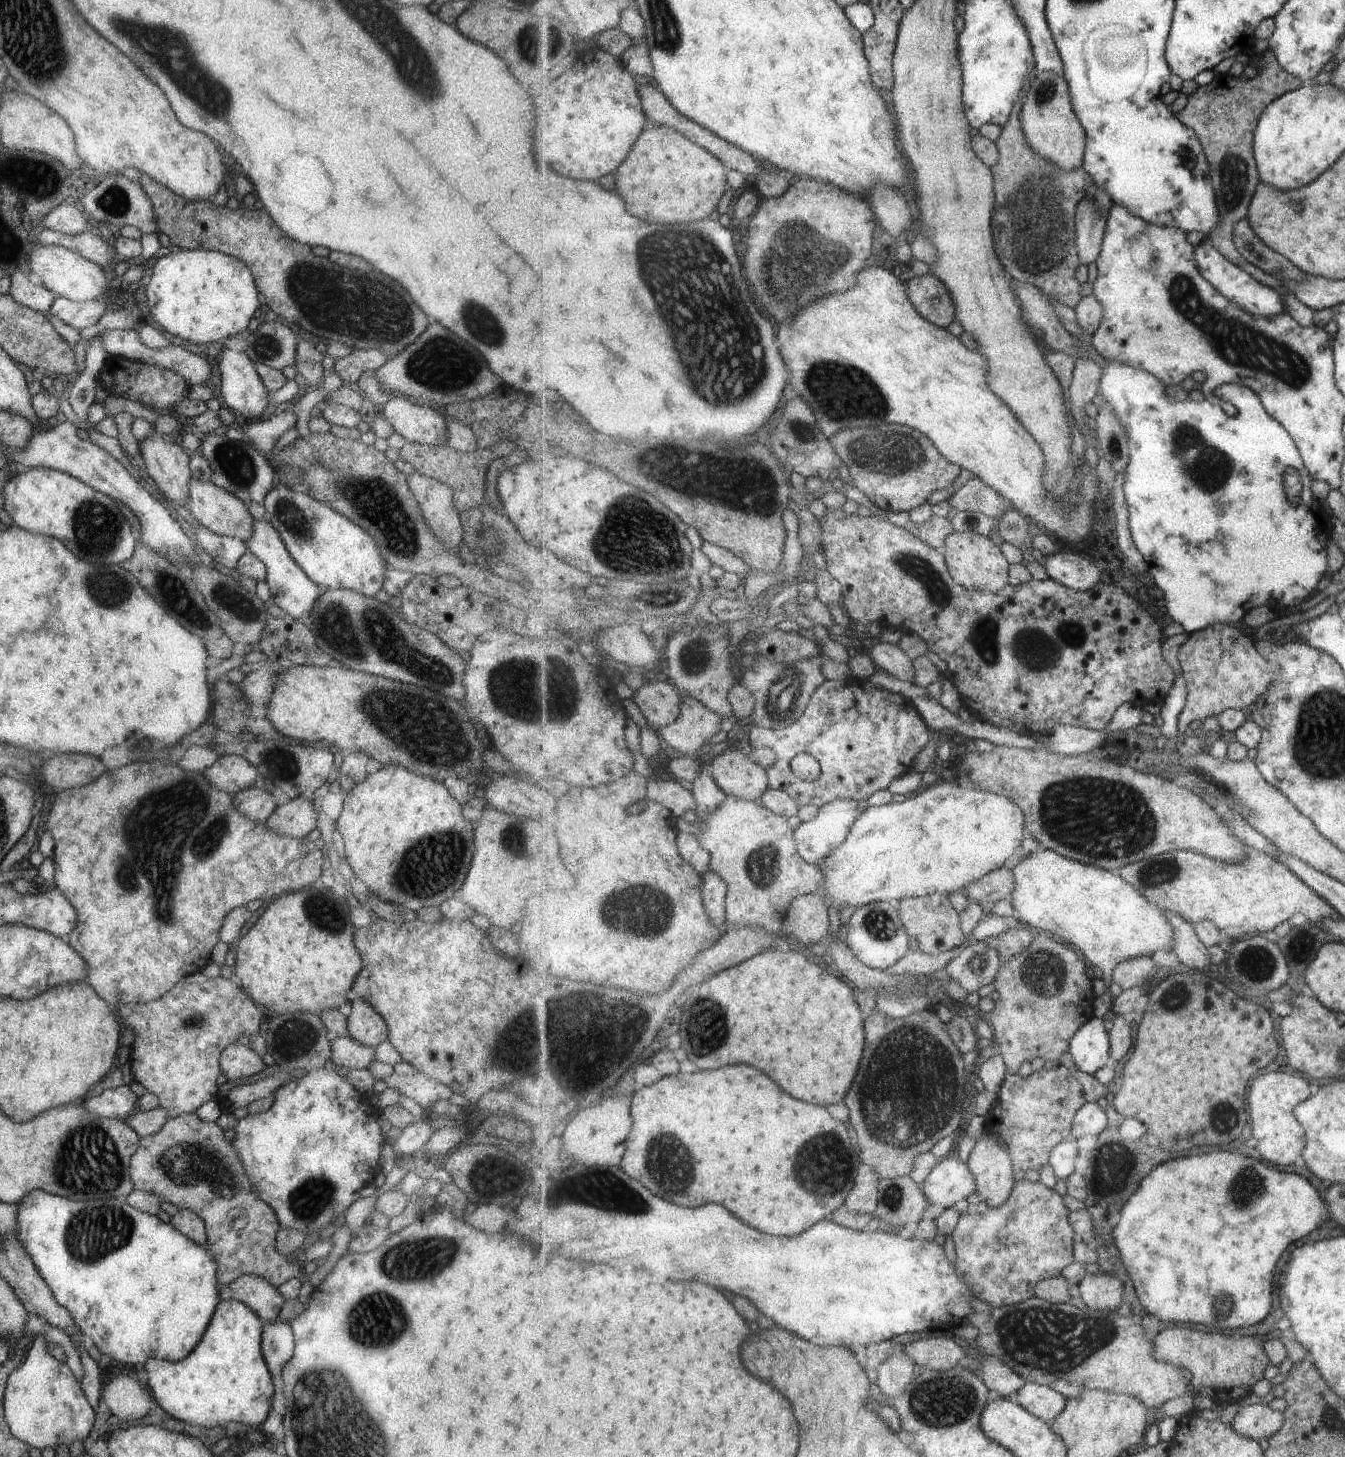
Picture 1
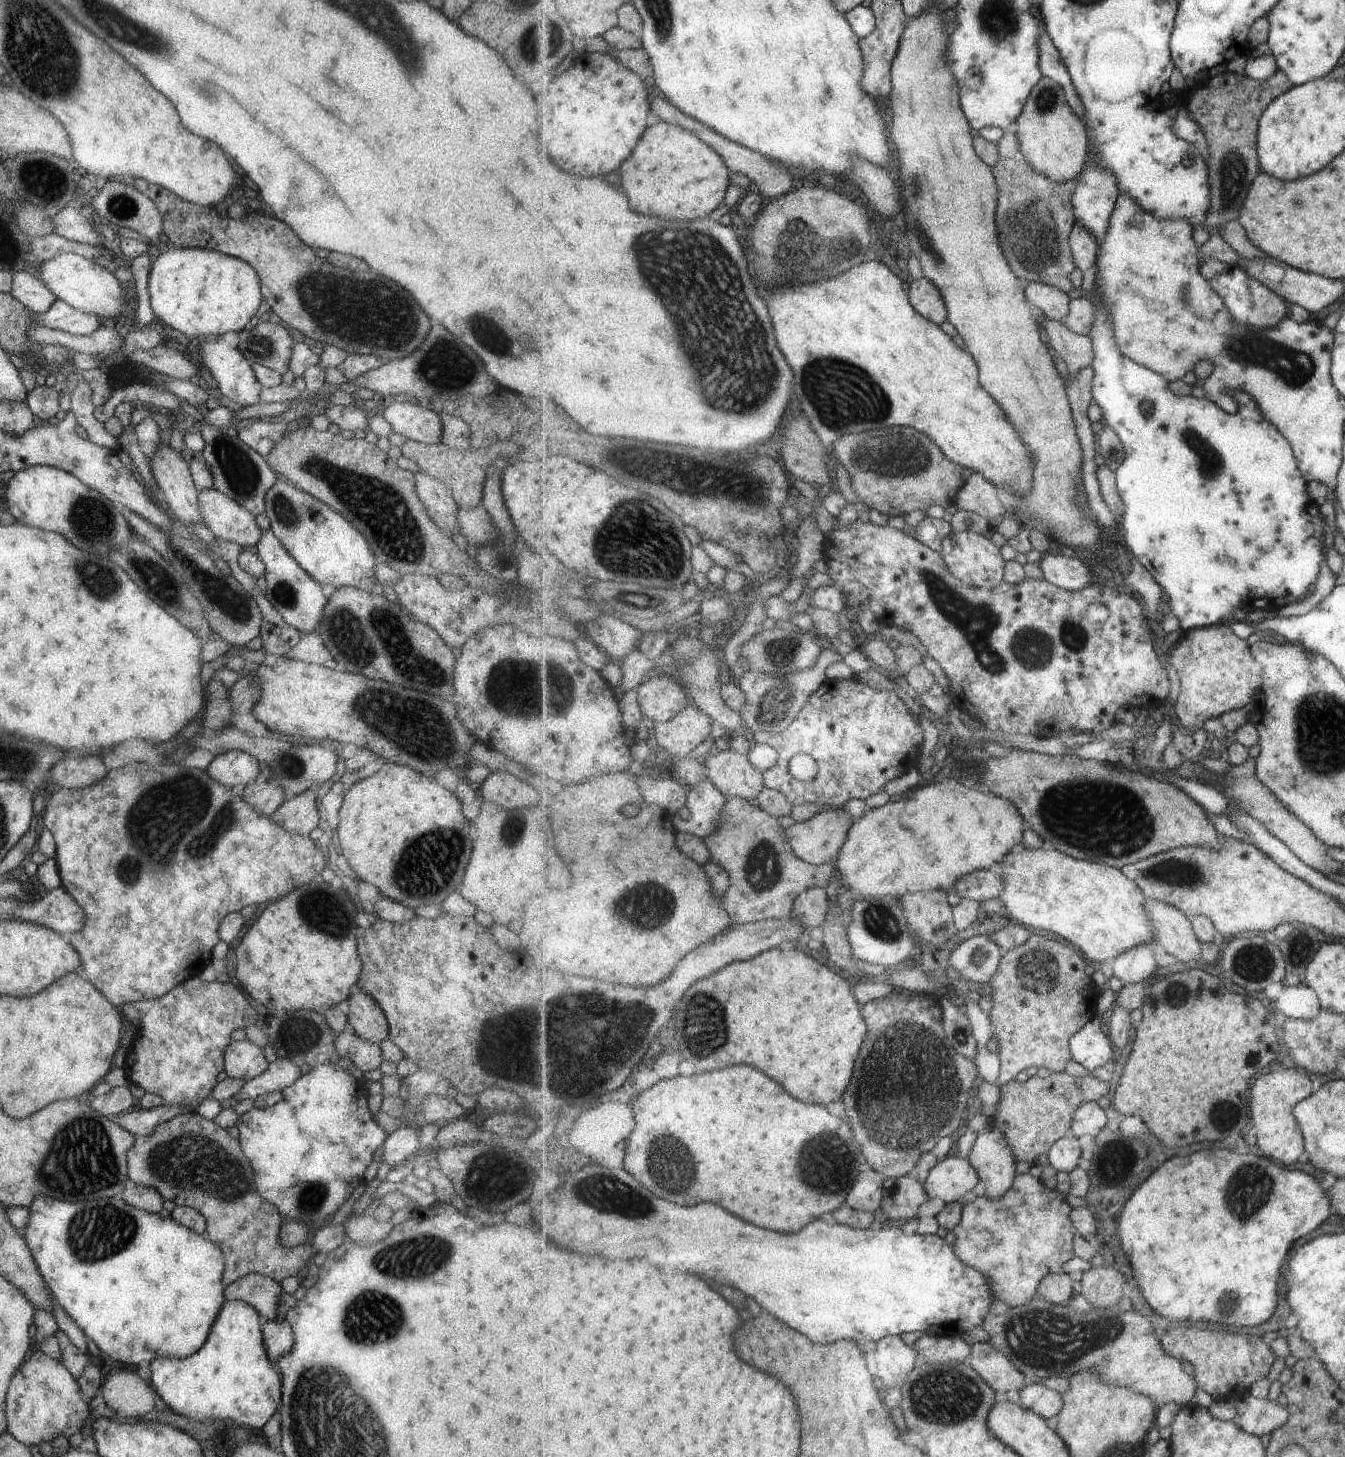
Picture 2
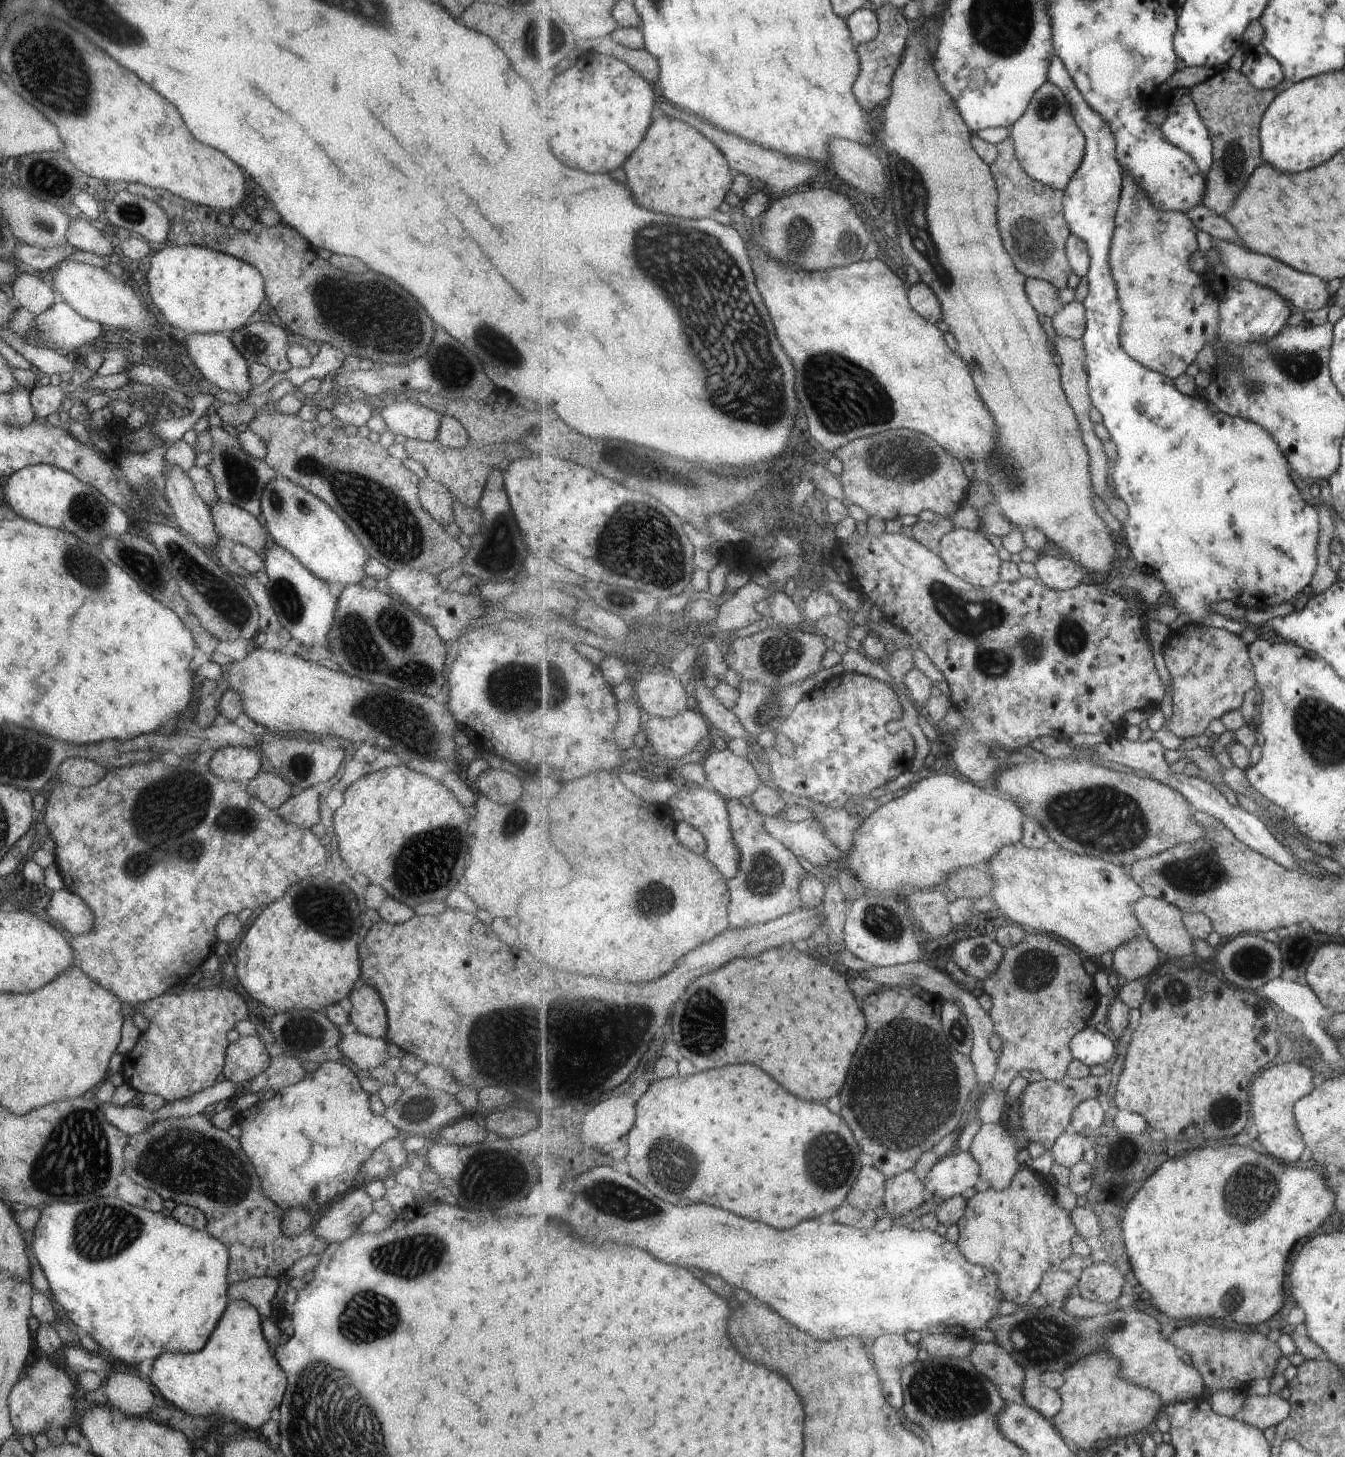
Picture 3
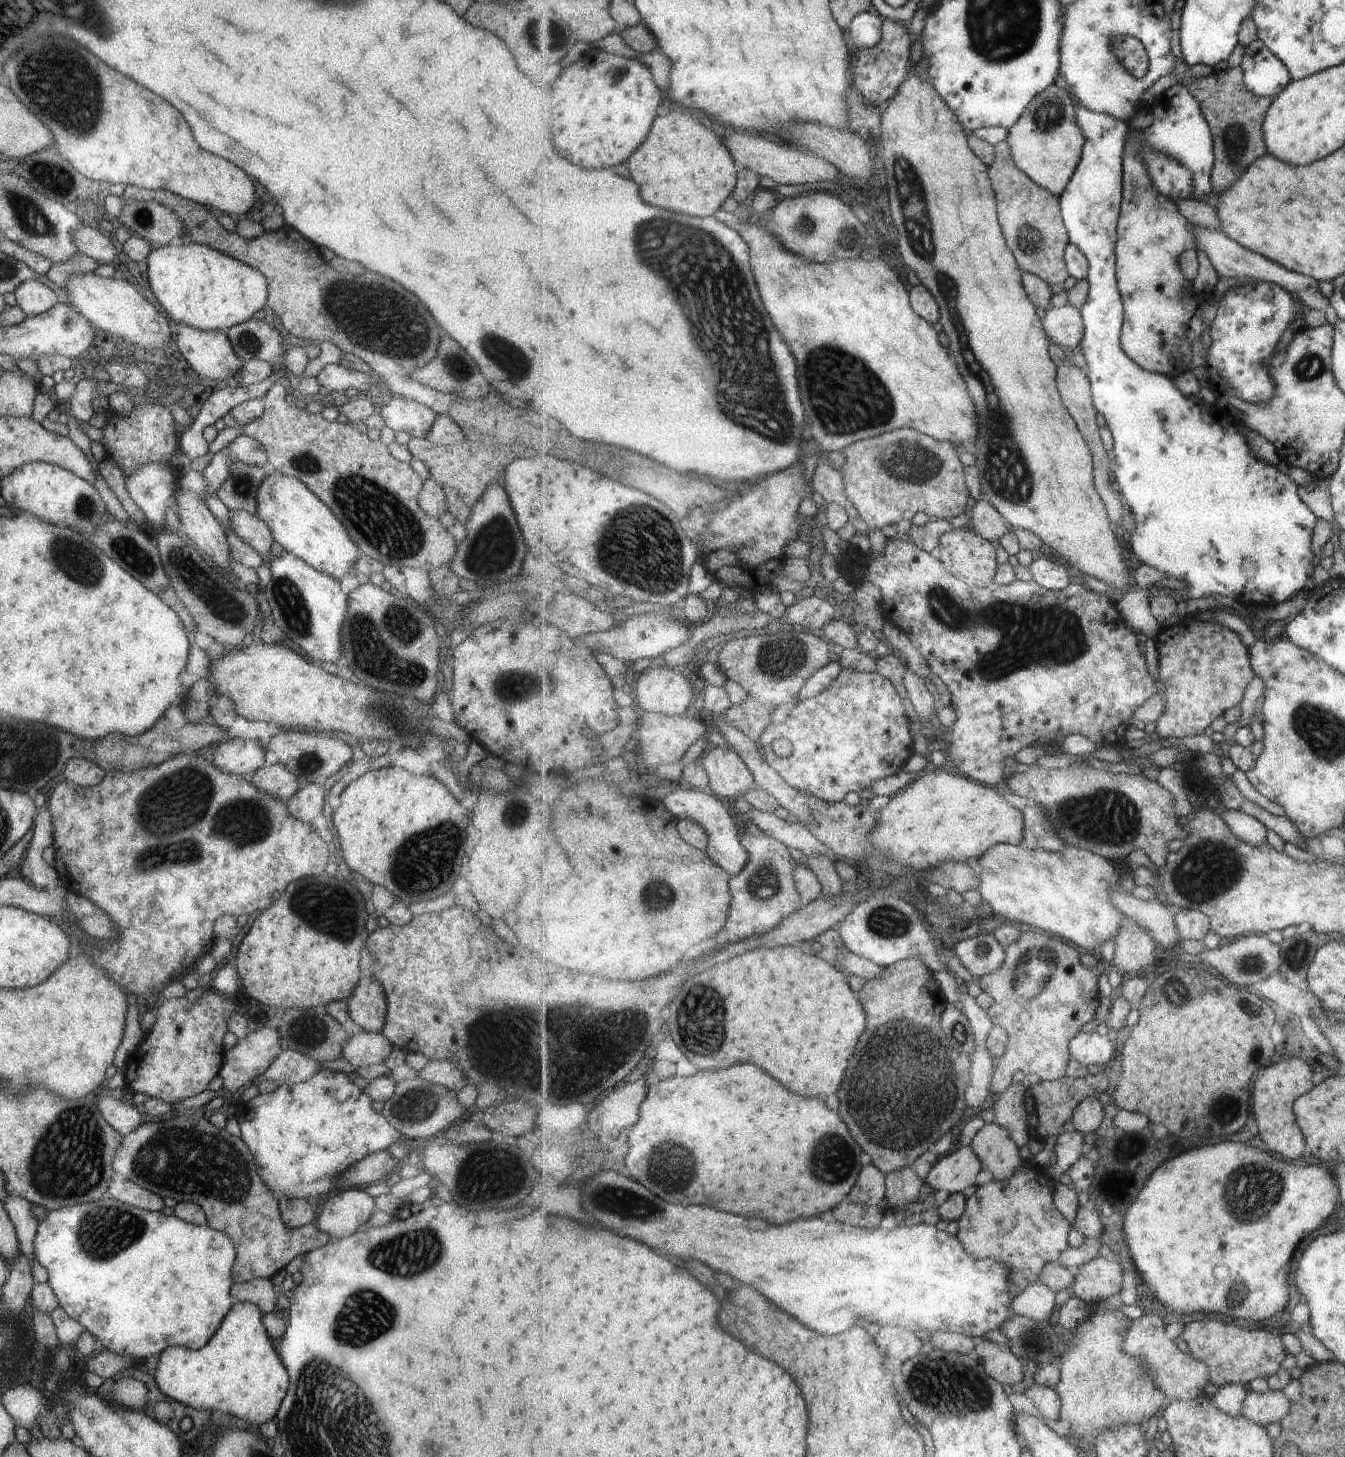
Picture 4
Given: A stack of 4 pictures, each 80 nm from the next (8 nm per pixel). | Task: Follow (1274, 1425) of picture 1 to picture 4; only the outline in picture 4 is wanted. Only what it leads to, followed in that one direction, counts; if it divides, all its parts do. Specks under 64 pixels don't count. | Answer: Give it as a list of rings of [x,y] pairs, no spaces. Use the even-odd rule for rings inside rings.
[[[1282,1391],[1250,1392],[1245,1399],[1242,1415],[1263,1425],[1282,1421],[1292,1409],[1292,1402]]]

